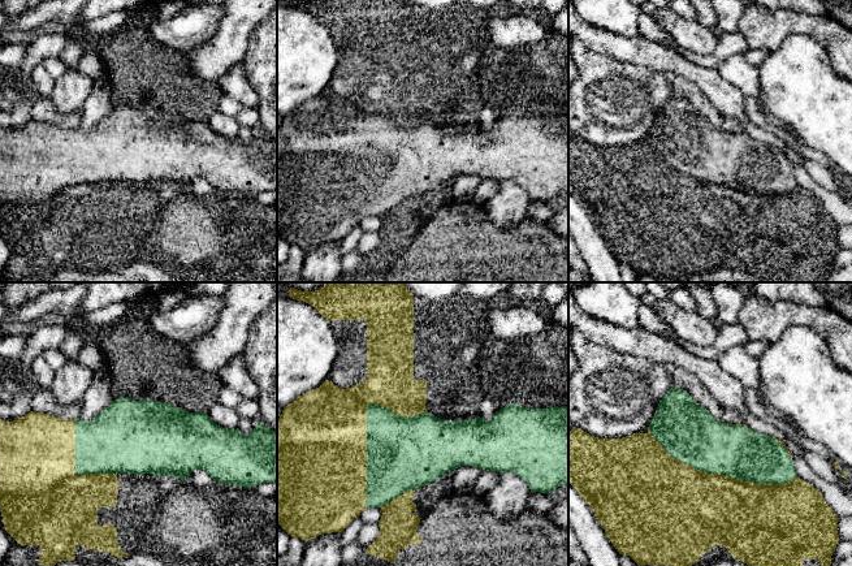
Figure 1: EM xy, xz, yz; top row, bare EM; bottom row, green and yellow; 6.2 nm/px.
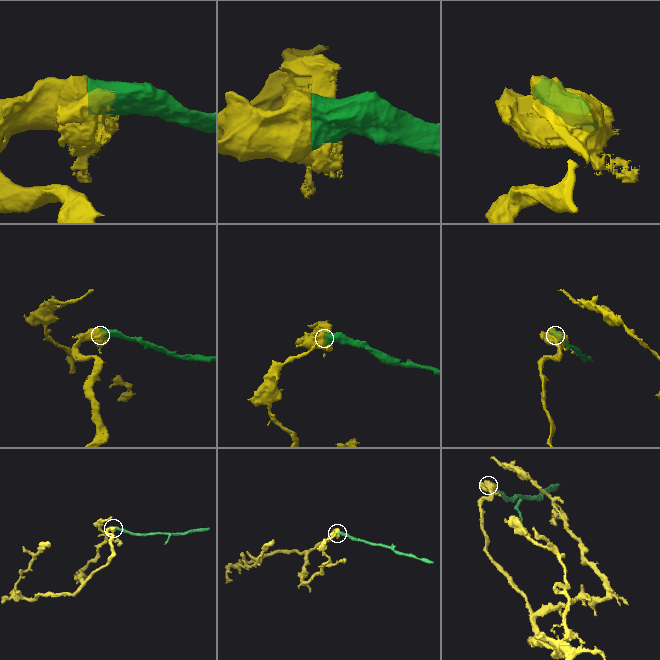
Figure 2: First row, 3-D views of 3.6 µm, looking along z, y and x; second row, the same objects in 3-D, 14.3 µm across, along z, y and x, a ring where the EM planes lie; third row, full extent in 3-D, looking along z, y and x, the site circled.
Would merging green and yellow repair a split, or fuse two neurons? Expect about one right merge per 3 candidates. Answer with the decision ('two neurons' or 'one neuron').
one neuron

